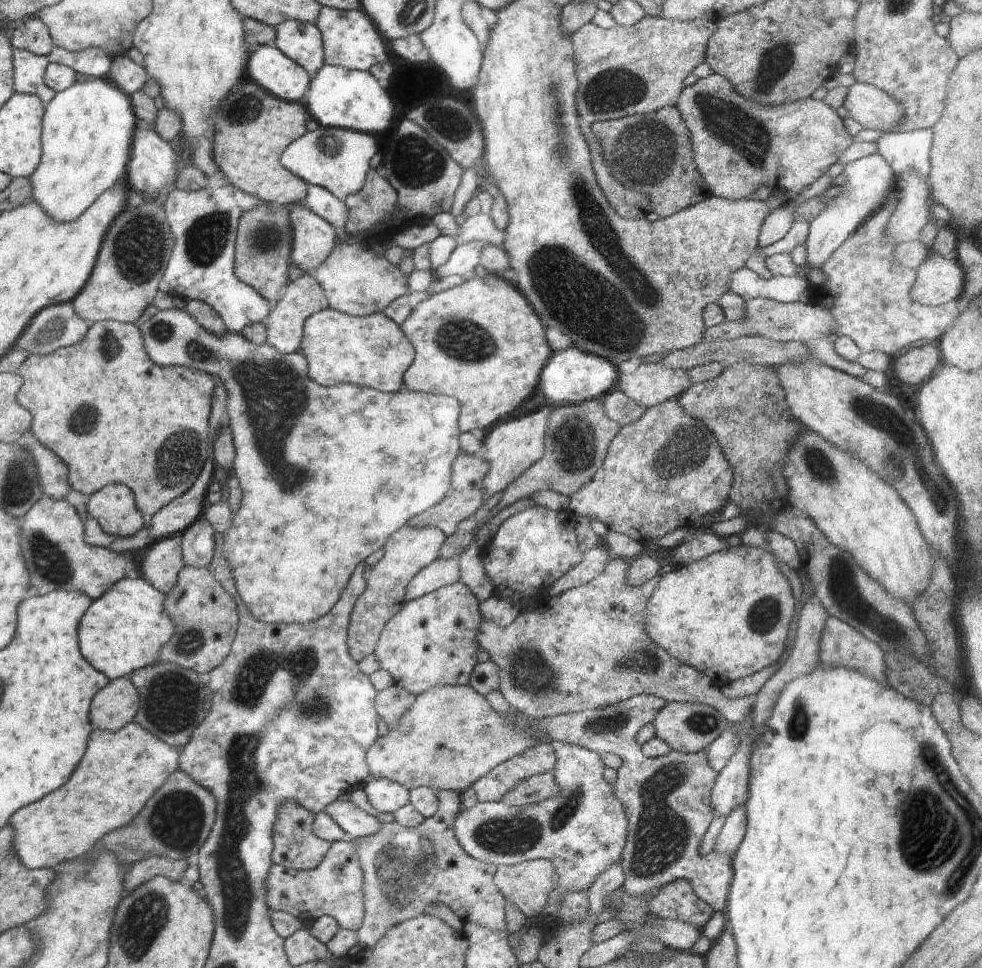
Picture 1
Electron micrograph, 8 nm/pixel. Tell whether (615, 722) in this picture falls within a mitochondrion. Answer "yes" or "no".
yes

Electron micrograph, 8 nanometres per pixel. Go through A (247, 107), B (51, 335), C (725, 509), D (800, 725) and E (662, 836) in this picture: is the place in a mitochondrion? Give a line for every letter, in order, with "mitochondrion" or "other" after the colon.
A: mitochondrion
B: mitochondrion
C: other
D: mitochondrion
E: mitochondrion

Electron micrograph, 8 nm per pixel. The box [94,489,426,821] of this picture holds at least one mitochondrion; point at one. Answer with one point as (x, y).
(172, 699)

